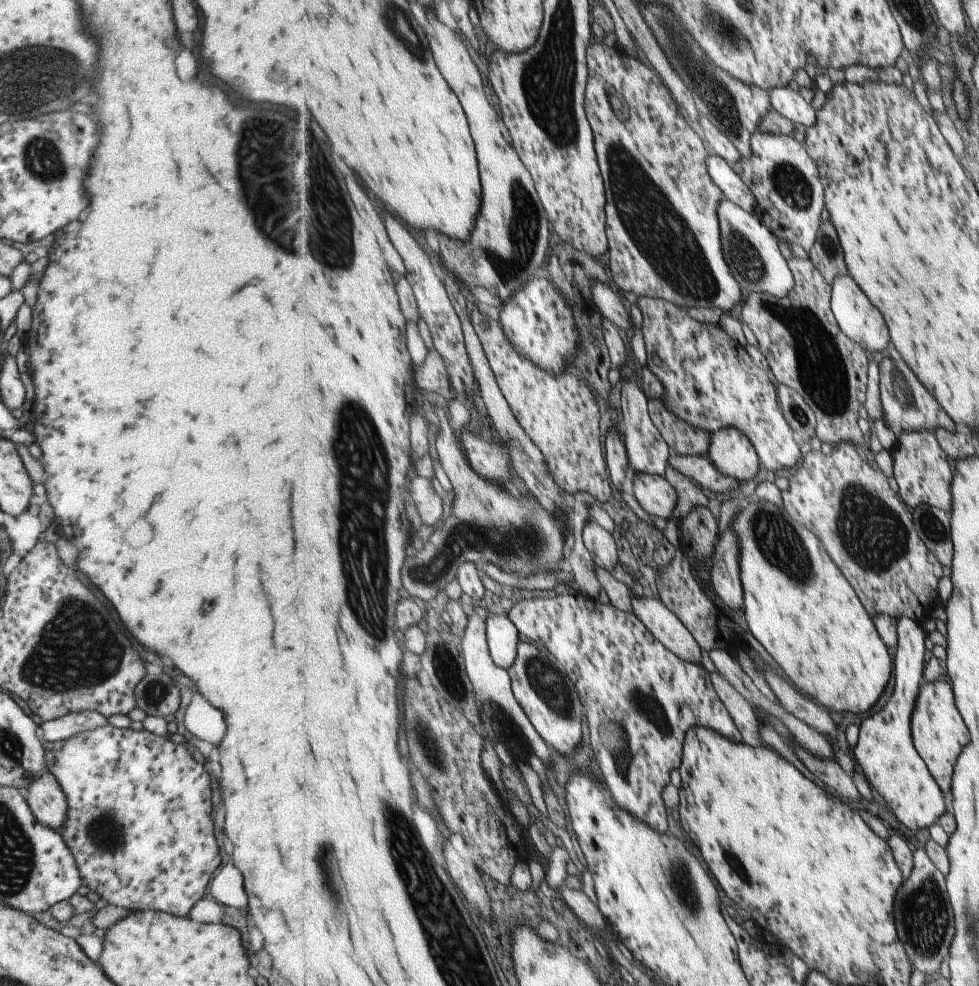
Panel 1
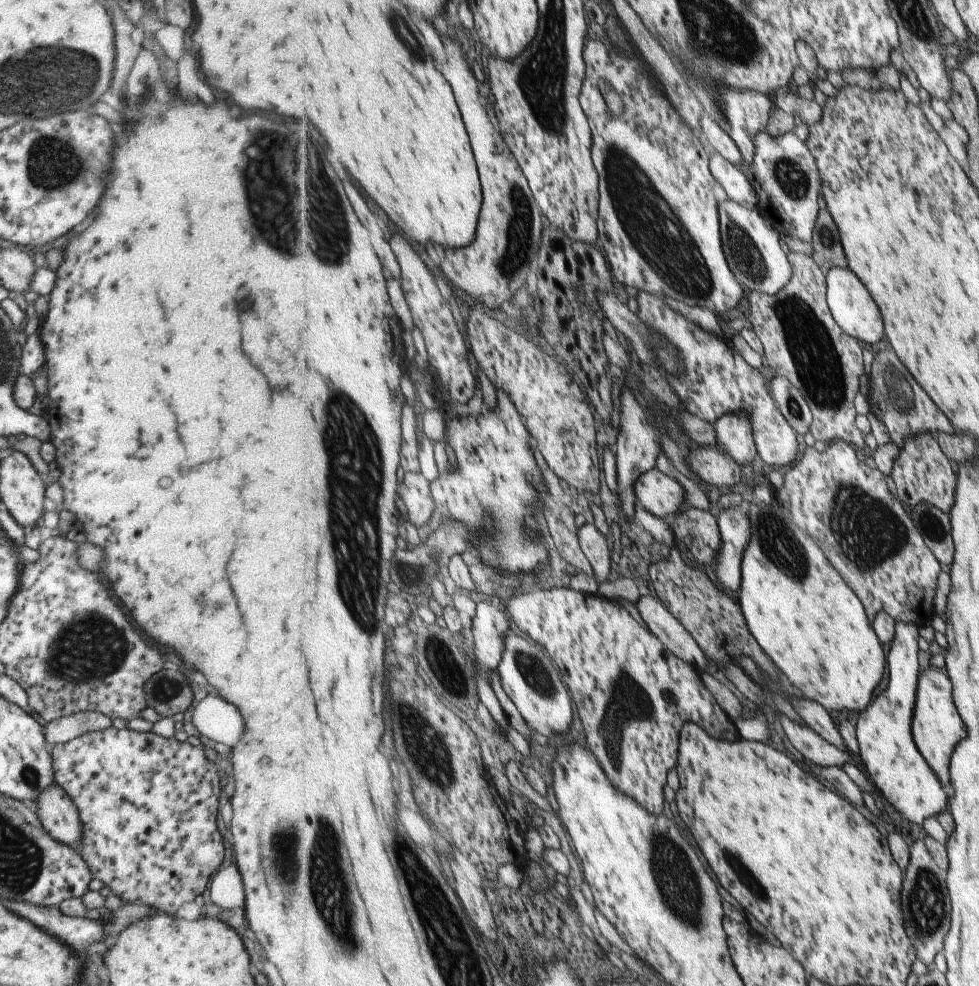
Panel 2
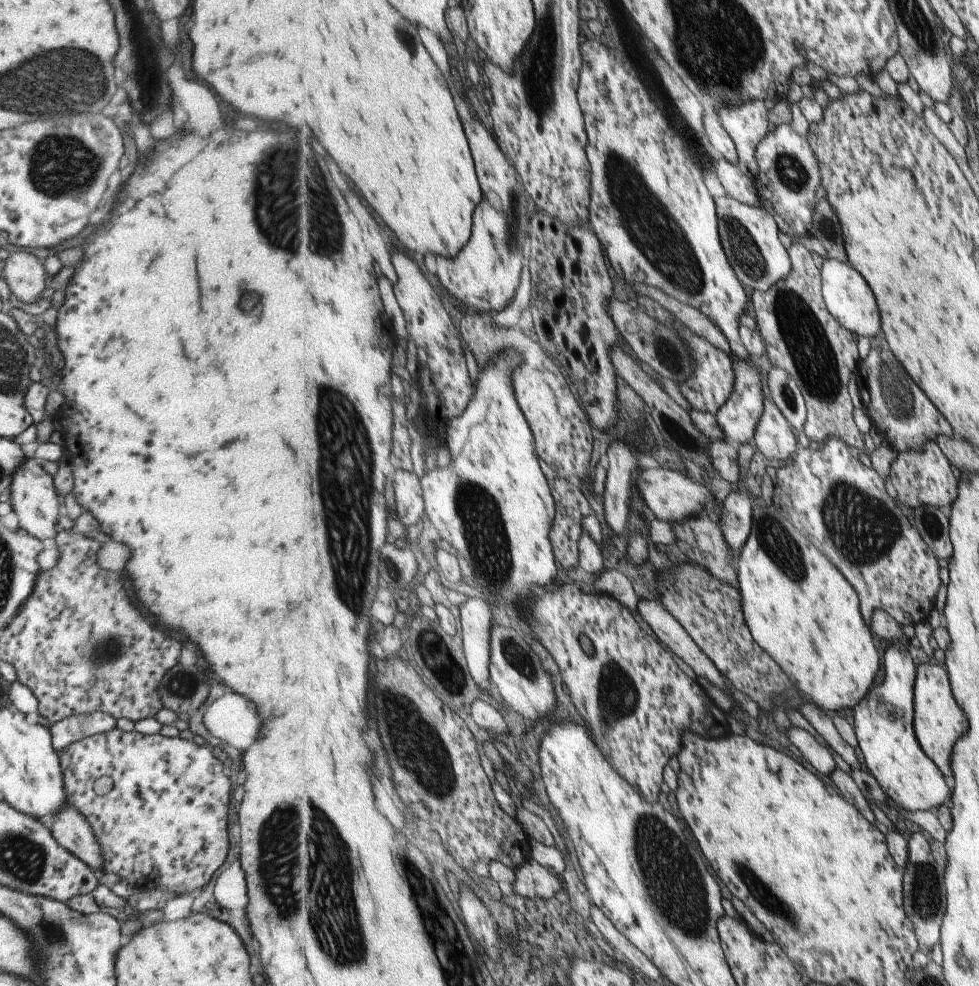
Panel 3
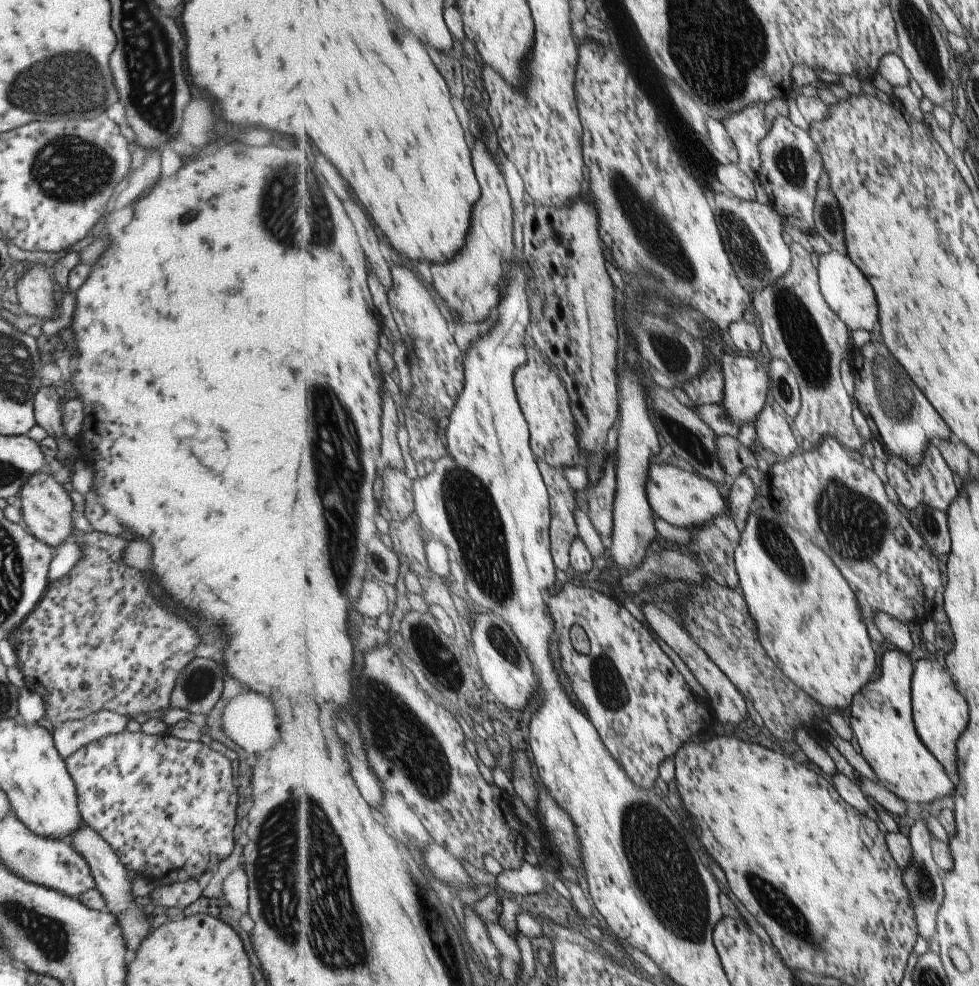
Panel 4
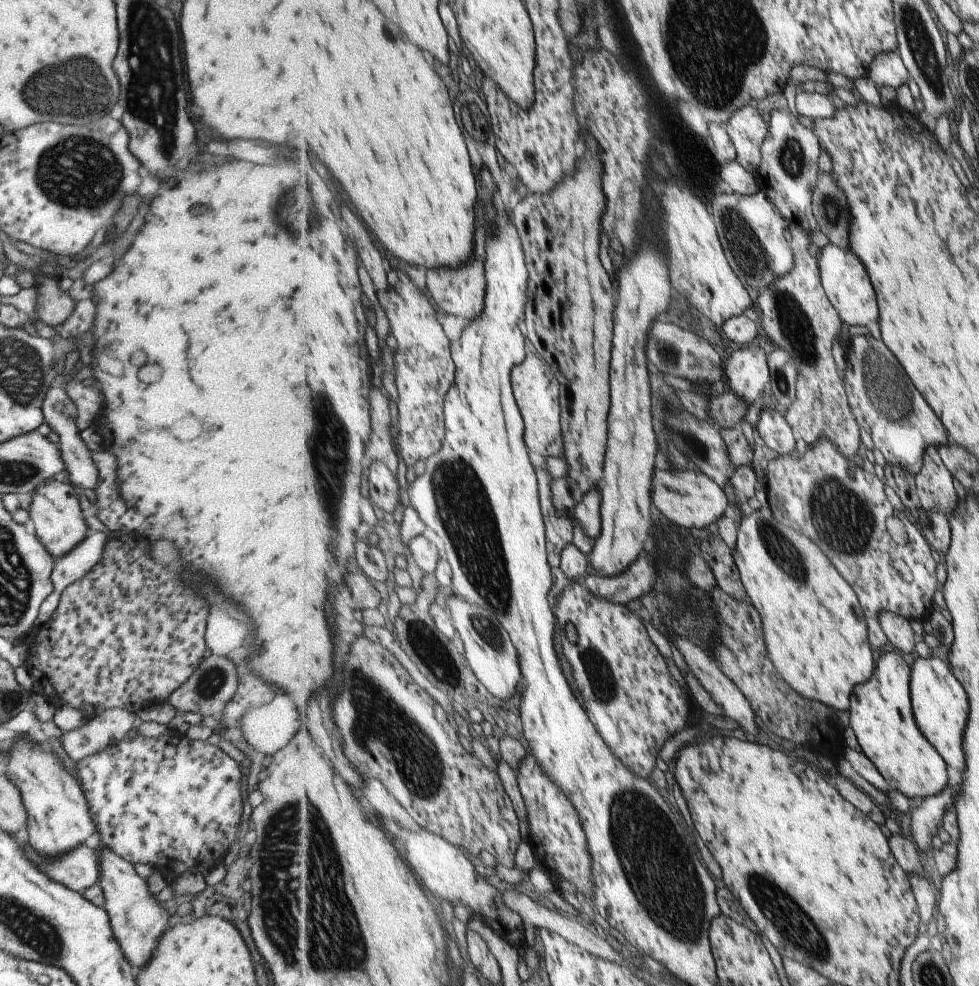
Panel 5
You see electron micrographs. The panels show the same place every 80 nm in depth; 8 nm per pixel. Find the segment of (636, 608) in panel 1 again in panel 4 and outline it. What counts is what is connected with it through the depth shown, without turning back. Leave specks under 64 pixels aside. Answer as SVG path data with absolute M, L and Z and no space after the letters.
M645 604L643 606L645 618L648 620L649 626L654 632L657 632L665 642L669 642L670 648L685 662L686 666L691 670L696 680L703 686L704 690L709 694L711 704L715 712L722 718L728 718L733 724L740 724L747 715L747 704L745 698L741 696L742 692L735 686L734 682L726 675L717 663L702 649L702 646L695 642L695 639L688 633L688 630L675 622L667 612L663 612L657 604Z

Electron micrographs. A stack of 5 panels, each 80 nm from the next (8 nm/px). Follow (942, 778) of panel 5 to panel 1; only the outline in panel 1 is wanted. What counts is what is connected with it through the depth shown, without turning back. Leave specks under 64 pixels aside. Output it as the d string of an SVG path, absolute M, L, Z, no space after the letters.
M901 617L898 619L898 639L893 694L881 711L861 722L859 739L856 746L851 750L851 754L868 783L883 798L885 806L892 811L899 822L911 830L923 830L923 828L933 826L947 812L942 787L939 786L937 779L930 771L930 767L927 766L926 760L919 754L917 747L913 744L913 708L916 707L917 698L920 695L919 690L922 690L921 682L923 682L923 670L926 670L925 654L927 654L925 640L928 640L928 638L926 630L914 618Z

